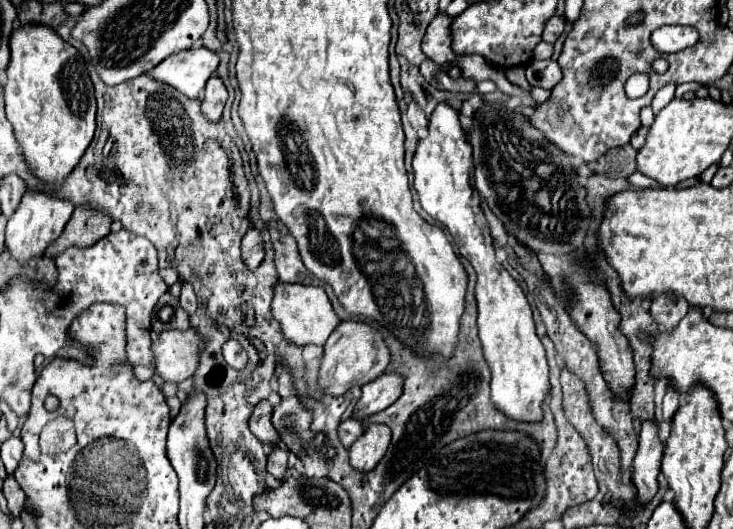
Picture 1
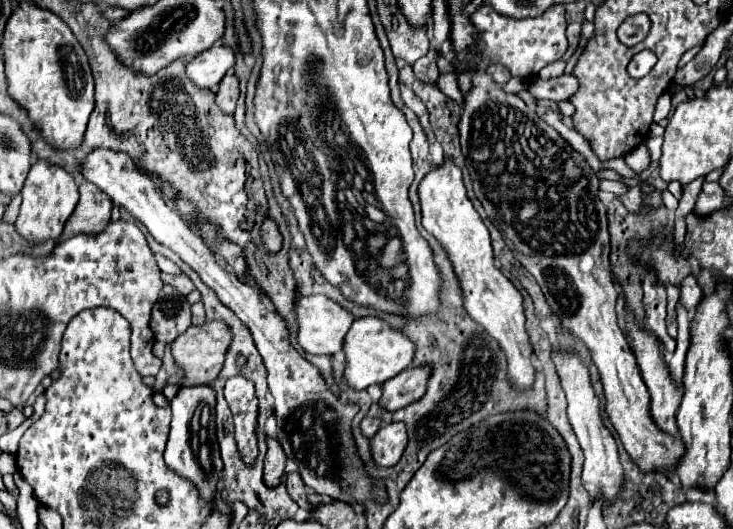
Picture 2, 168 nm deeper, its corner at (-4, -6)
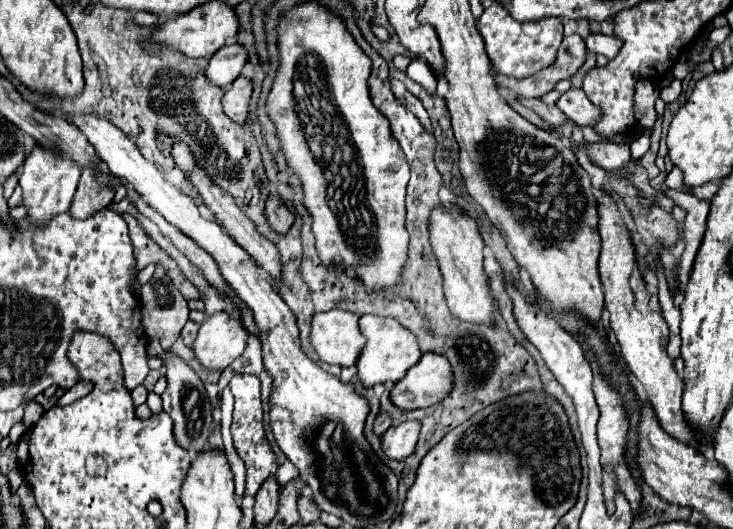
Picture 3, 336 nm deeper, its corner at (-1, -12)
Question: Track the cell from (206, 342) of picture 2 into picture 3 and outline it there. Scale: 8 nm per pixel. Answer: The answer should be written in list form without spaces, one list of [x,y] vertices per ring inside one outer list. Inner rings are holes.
[[[226,312],[208,316],[194,342],[194,354],[202,366],[210,370],[224,370],[246,348],[248,332],[240,320],[230,318]]]

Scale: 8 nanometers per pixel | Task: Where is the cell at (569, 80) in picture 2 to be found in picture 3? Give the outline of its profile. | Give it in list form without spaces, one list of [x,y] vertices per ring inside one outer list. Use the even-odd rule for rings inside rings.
[[[568,90],[560,96],[560,100],[556,102],[556,106],[578,126],[578,128],[584,128],[584,126],[594,126],[600,118],[602,118],[602,110],[598,106],[594,106],[584,90]]]

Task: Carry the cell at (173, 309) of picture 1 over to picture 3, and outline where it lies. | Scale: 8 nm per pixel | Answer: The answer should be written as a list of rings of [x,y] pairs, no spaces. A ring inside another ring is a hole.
[[[156,264],[156,272],[154,276],[142,286],[142,294],[140,294],[140,306],[142,306],[142,326],[146,336],[158,336],[160,344],[164,348],[170,348],[174,344],[174,340],[180,336],[180,328],[188,322],[188,302],[184,300],[184,296],[178,292],[178,288],[170,282],[166,270],[162,264]]]

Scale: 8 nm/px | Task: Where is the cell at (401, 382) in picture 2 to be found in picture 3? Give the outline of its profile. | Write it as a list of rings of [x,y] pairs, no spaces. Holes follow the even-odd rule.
[[[426,352],[420,362],[394,386],[390,398],[403,411],[428,408],[442,402],[454,388],[452,366],[446,356]]]

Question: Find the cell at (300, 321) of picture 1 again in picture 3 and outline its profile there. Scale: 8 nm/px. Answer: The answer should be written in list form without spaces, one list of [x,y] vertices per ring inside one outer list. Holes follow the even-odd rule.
[[[346,310],[320,312],[312,320],[312,344],[320,360],[336,366],[356,366],[366,338],[358,328],[360,314]]]

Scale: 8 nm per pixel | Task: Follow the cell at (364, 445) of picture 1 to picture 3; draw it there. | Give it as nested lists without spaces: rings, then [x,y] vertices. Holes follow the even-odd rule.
[[[406,420],[400,424],[394,424],[384,436],[382,436],[382,450],[392,460],[404,460],[414,452],[414,446],[418,442],[422,424],[418,420]]]

